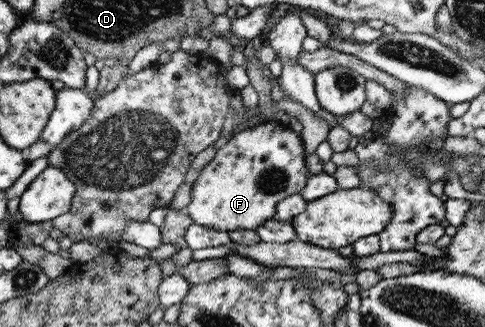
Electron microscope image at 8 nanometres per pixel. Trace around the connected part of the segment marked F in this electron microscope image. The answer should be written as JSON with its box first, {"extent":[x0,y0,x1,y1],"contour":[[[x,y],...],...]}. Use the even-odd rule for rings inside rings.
{"extent":[185,121,311,232],"contour":[[[270,121],[254,126],[246,125],[217,151],[215,158],[200,170],[191,191],[191,202],[185,208],[192,221],[209,229],[230,232],[235,229],[259,227],[276,215],[276,205],[289,195],[300,193],[311,177],[307,170],[306,152],[300,135],[286,125]]]}

